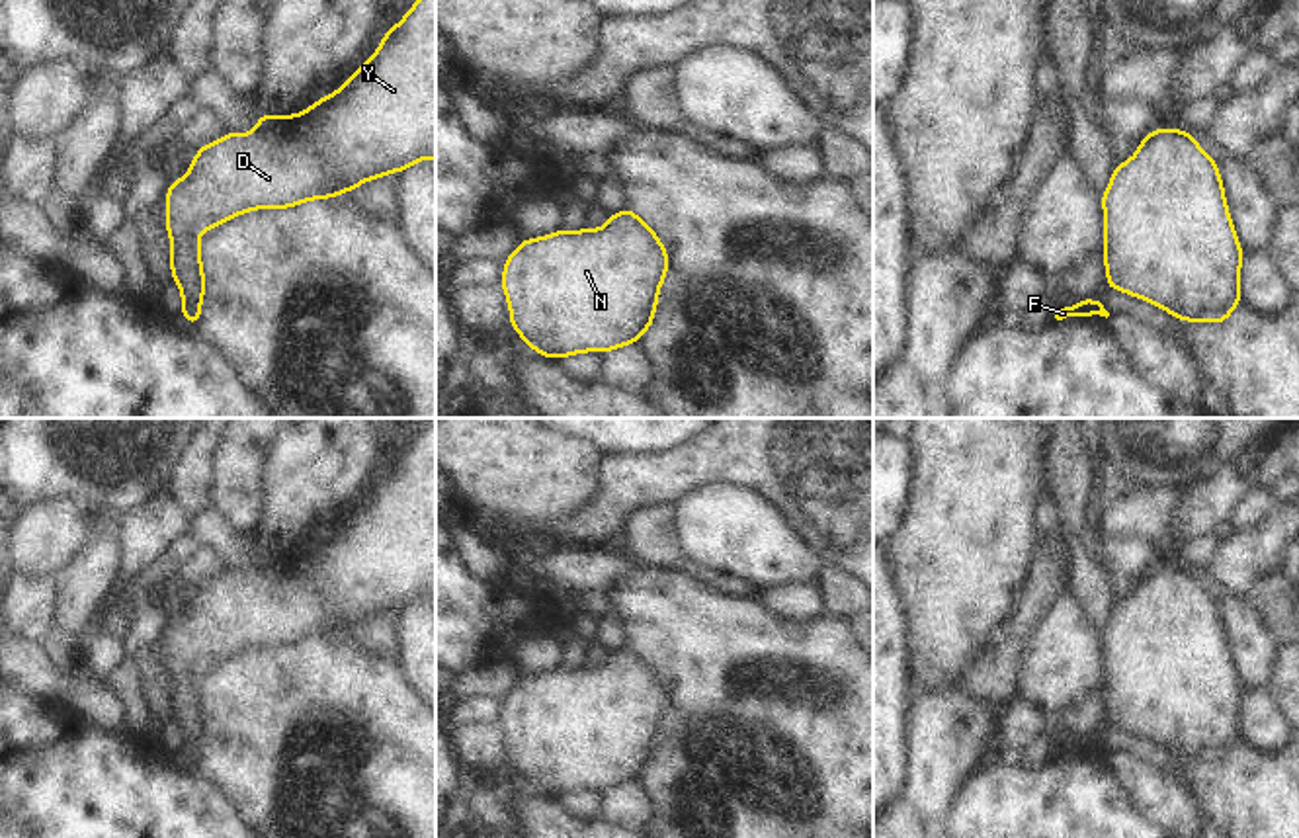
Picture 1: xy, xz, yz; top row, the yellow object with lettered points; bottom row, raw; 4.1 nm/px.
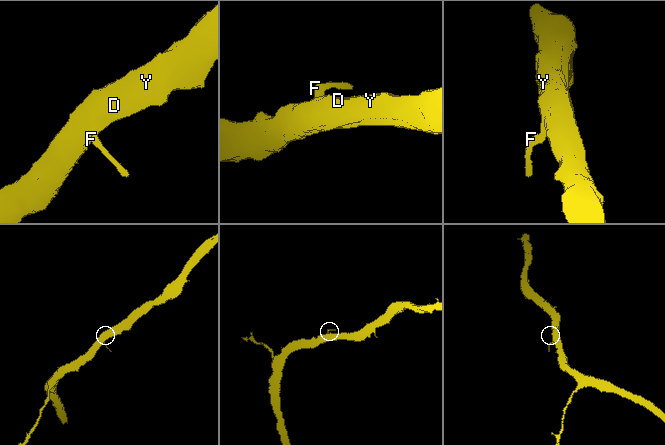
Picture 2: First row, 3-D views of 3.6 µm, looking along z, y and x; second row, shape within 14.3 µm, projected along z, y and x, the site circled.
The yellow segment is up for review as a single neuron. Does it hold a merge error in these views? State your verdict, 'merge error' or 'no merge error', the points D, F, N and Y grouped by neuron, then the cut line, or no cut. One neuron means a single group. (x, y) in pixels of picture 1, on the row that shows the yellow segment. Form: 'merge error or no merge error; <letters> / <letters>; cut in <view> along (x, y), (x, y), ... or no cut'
no merge error; D F N Y; no cut

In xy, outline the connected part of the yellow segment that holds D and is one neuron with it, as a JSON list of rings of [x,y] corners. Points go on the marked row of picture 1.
[[[416,0],[395,27],[387,27],[377,51],[336,92],[311,104],[301,113],[273,117],[258,115],[252,133],[225,131],[221,141],[197,148],[191,168],[164,193],[172,254],[172,281],[182,291],[184,316],[193,328],[199,326],[201,301],[205,299],[205,272],[201,264],[199,234],[234,217],[256,209],[289,209],[313,199],[332,199],[348,193],[367,180],[379,180],[391,172],[406,172],[412,164],[436,160],[436,0]]]

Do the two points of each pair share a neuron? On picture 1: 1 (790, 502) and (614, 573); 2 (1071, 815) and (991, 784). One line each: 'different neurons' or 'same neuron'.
1: different neurons
2: same neuron

